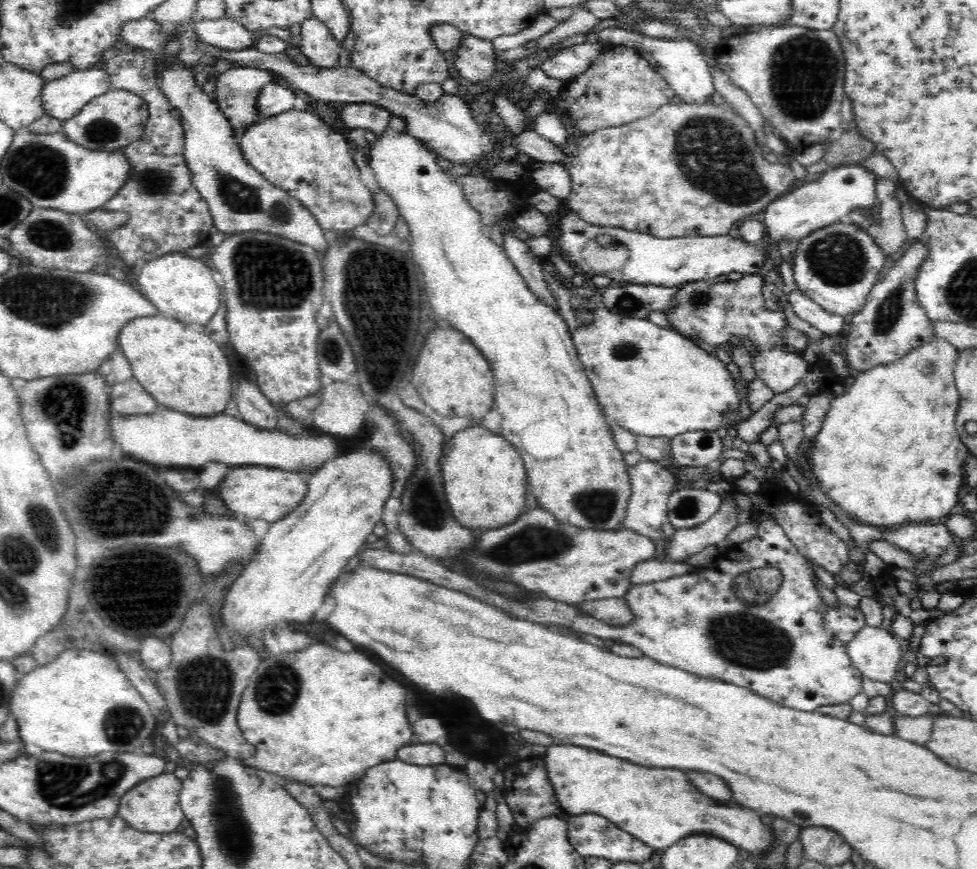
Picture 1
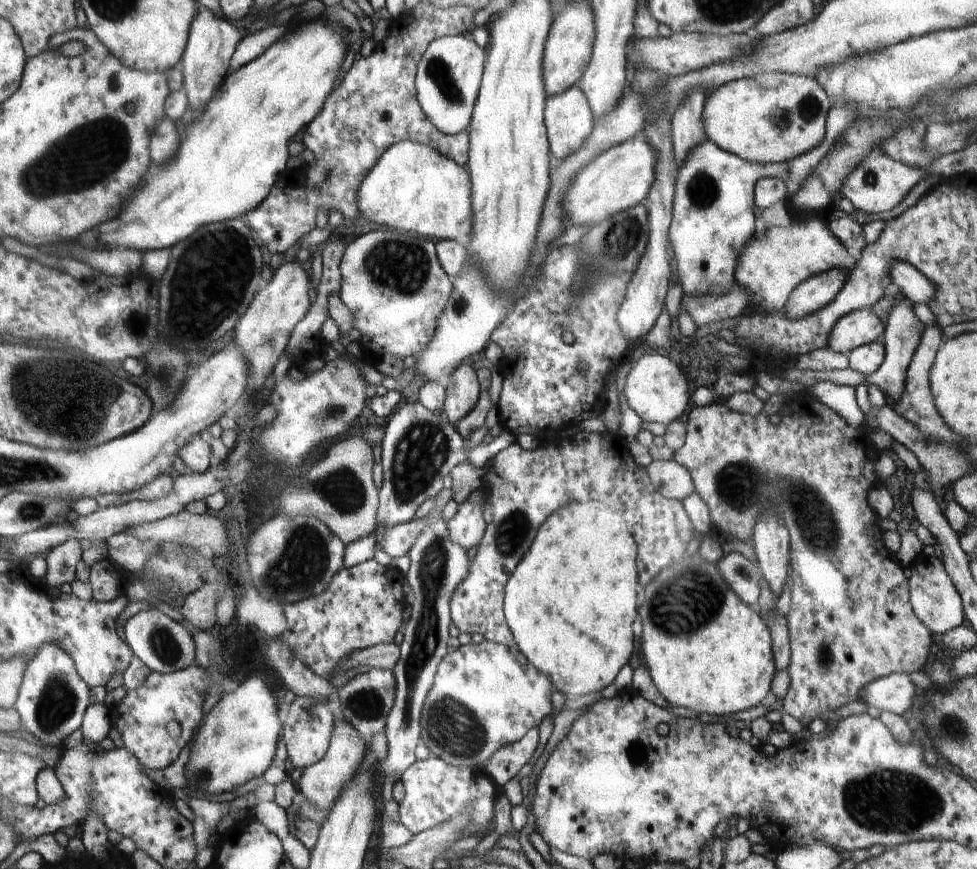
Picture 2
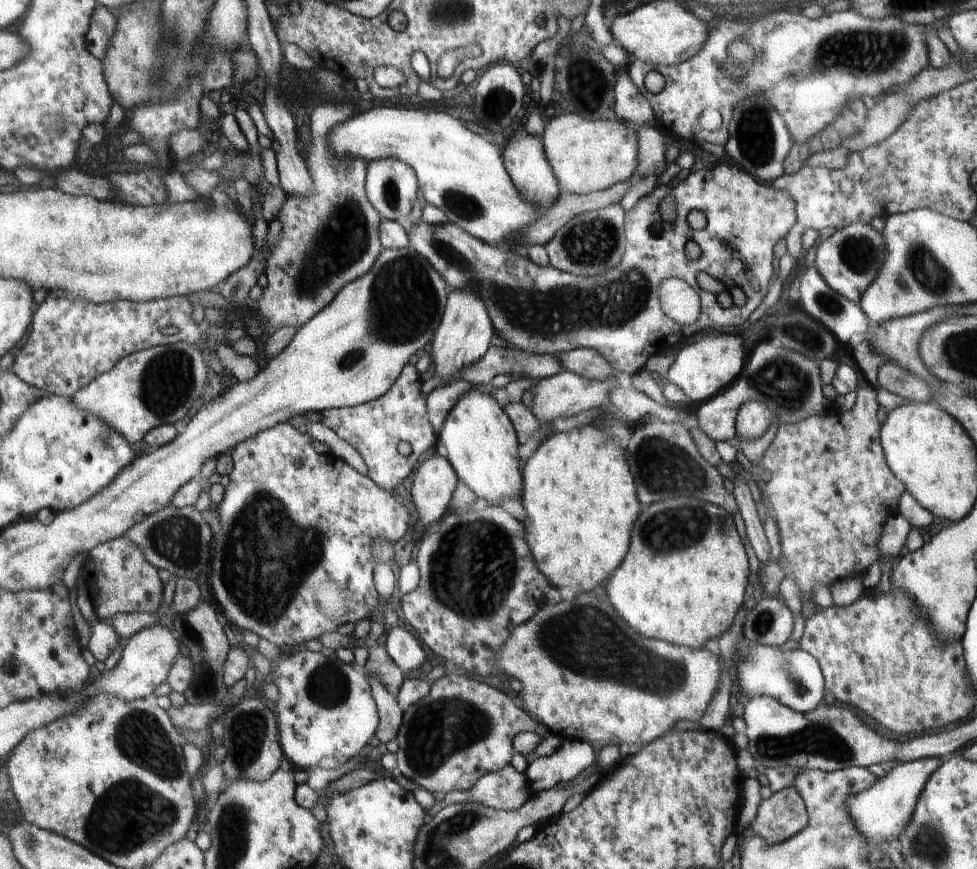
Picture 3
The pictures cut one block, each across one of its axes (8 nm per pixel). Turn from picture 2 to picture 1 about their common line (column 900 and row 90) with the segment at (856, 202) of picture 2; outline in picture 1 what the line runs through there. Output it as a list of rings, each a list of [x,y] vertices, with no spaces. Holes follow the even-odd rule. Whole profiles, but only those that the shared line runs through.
[[[176,62],[176,66],[162,72],[162,84],[159,85],[170,106],[182,112],[179,120],[182,120],[181,128],[184,129],[185,164],[188,165],[192,184],[209,206],[215,232],[236,234],[262,230],[311,246],[320,256],[324,254],[330,246],[326,230],[300,200],[268,182],[244,159],[242,147],[234,135],[234,126],[215,101],[210,100],[212,95],[204,94],[202,88],[194,84],[194,72],[178,66]]]

